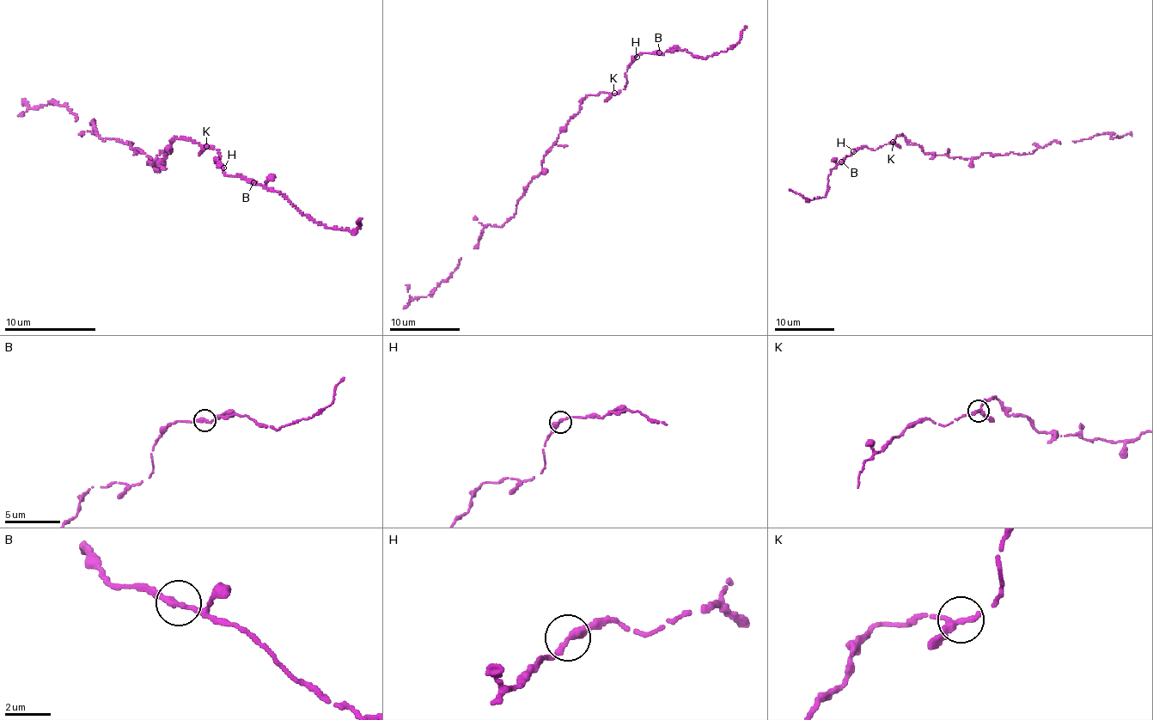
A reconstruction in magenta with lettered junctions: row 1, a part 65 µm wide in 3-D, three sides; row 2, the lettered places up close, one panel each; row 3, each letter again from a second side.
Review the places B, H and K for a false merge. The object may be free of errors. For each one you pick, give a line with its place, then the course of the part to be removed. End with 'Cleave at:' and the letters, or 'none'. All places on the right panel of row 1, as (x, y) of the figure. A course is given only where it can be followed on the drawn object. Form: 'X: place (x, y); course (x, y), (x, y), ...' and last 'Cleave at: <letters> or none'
Cleave at: none

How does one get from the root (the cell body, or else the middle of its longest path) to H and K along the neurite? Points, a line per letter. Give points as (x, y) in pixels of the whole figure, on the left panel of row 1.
H: (161, 162), (176, 138), (185, 139), (218, 150), (219, 161), (215, 162), (215, 160), (221, 162), (223, 167)
K: (161, 162), (176, 138), (195, 140), (205, 145)

